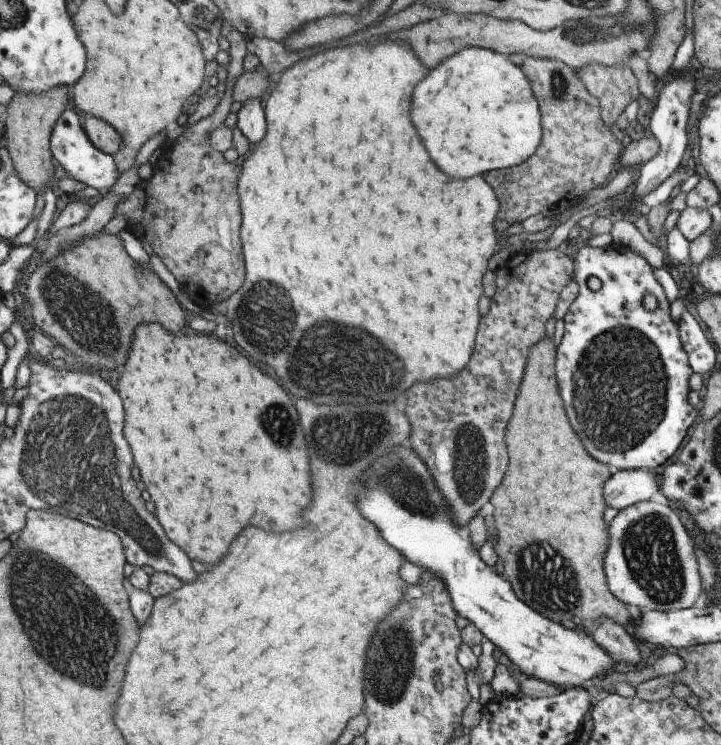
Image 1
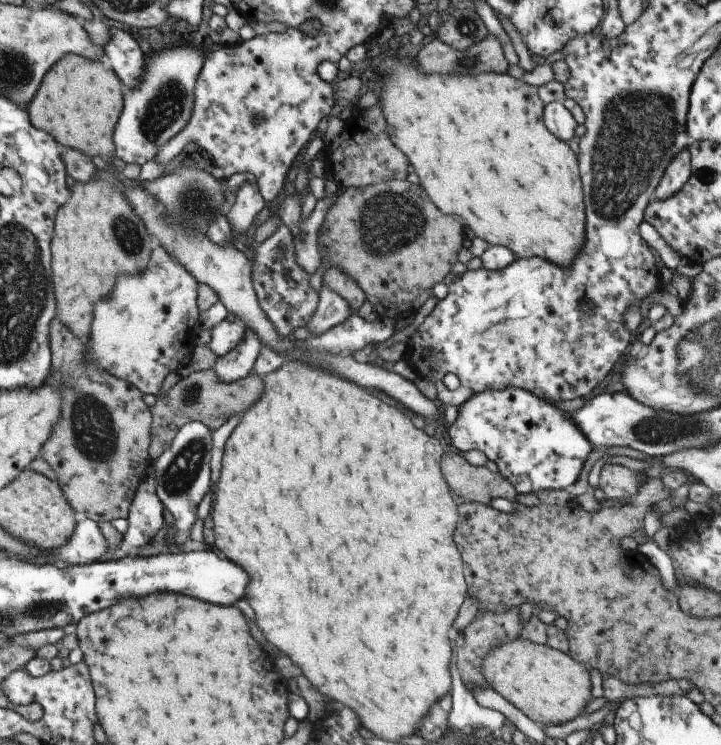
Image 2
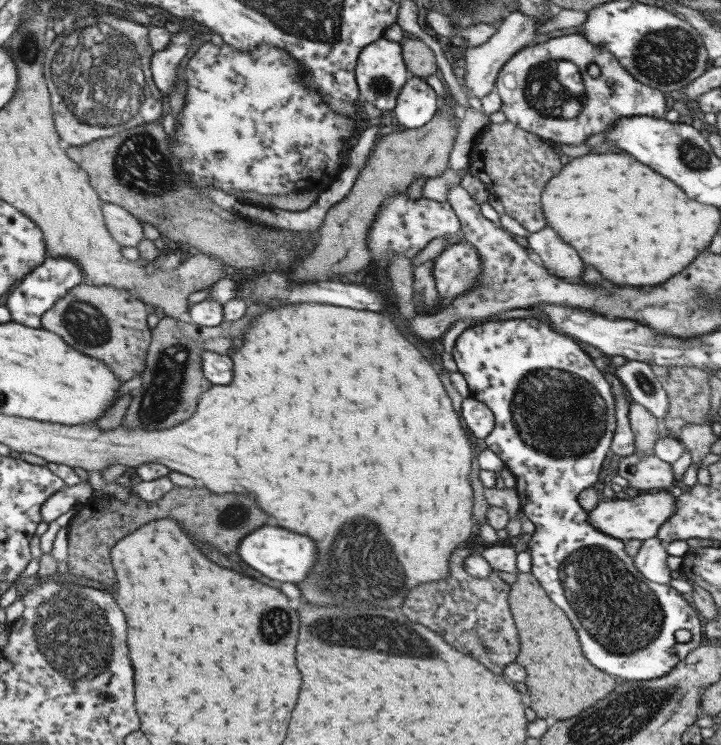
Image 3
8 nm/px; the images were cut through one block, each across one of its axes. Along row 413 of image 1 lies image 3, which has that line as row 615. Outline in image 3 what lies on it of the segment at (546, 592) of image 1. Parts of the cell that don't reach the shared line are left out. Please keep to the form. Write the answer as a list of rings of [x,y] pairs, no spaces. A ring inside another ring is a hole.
[[[517,572],[515,582],[510,584],[507,604],[519,636],[517,662],[525,668],[525,686],[529,696],[535,698],[529,708],[537,714],[537,718],[551,718],[553,722],[573,718],[613,690],[618,679],[593,670],[593,666],[585,662],[567,616],[551,602],[530,572]]]

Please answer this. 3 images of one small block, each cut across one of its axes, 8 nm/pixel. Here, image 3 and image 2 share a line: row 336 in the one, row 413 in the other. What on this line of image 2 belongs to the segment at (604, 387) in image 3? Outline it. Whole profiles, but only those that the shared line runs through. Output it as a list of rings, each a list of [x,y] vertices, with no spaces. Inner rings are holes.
[[[506,386],[501,390],[489,389],[472,394],[457,407],[457,410],[454,422],[448,425],[450,444],[461,454],[470,450],[482,452],[486,460],[495,462],[498,473],[511,483],[516,494],[556,491],[573,484],[583,468],[583,462],[589,451],[593,449],[574,420],[567,415],[569,413],[519,387]]]

